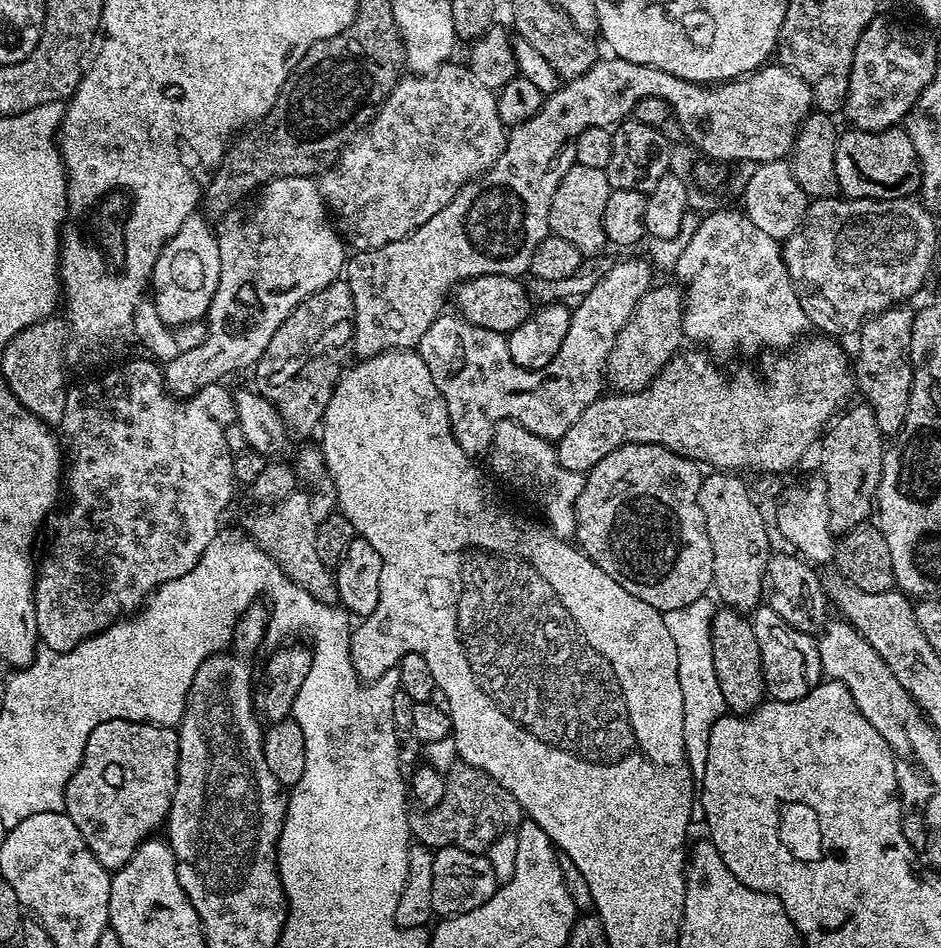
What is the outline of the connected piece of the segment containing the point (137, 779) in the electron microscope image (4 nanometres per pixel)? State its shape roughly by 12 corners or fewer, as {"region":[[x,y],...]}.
{"region":[[102,722],[64,812],[107,870],[165,827],[176,728]]}

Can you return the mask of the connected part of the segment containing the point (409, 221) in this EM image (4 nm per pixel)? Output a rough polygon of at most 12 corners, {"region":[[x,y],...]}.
{"region":[[463,63],[397,80],[319,177],[353,249],[406,238],[498,162]]}

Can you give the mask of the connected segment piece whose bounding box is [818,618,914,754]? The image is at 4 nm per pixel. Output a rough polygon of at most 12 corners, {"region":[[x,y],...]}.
{"region":[[851,624],[818,636],[821,673],[850,690],[893,753],[912,697]]}

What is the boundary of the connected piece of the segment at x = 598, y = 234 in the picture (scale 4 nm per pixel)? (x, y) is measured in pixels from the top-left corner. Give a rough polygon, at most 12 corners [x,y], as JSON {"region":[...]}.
{"region":[[573,164],[554,190],[549,233],[588,258],[608,244],[603,168]]}

